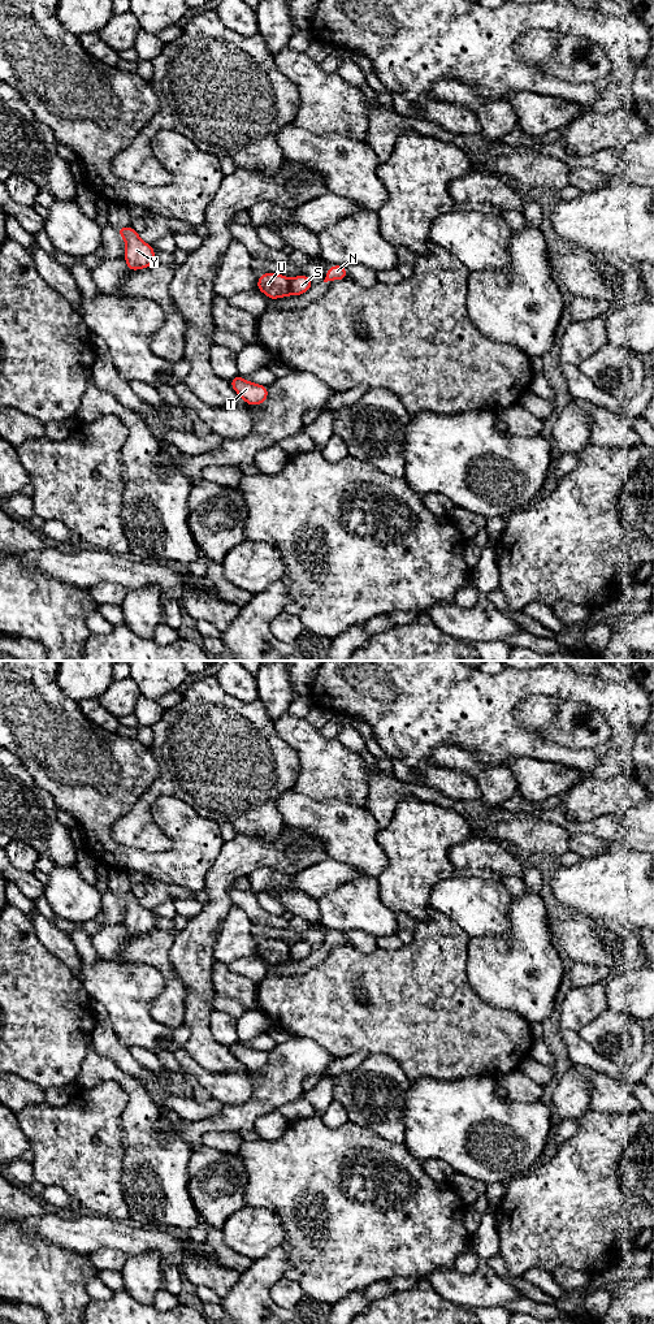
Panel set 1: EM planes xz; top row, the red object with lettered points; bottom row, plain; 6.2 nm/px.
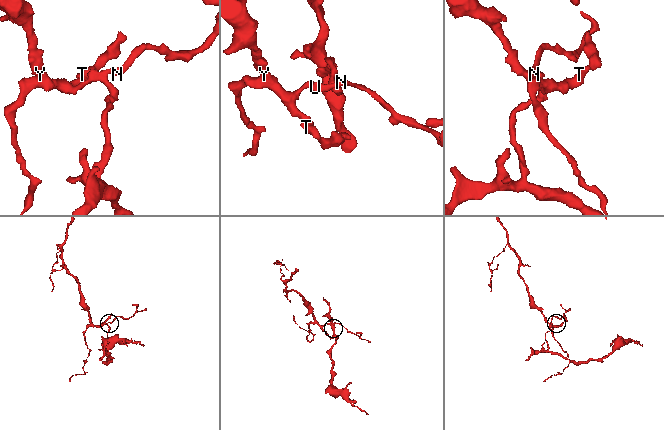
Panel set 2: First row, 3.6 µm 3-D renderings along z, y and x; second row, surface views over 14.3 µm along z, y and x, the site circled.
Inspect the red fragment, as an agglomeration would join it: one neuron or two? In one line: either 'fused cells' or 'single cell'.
fused cells

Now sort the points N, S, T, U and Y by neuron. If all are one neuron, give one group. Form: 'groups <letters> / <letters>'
groups N S / T U Y

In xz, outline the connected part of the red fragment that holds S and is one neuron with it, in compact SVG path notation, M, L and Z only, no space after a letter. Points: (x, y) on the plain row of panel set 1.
M304 940L296 942L290 946L290 961L302 961L308 957L313 951L313 947Z

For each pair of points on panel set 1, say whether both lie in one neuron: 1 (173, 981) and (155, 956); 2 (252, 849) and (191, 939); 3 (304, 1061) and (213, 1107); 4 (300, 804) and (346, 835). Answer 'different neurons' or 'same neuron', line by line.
1: same neuron
2: same neuron
3: different neurons
4: same neuron

